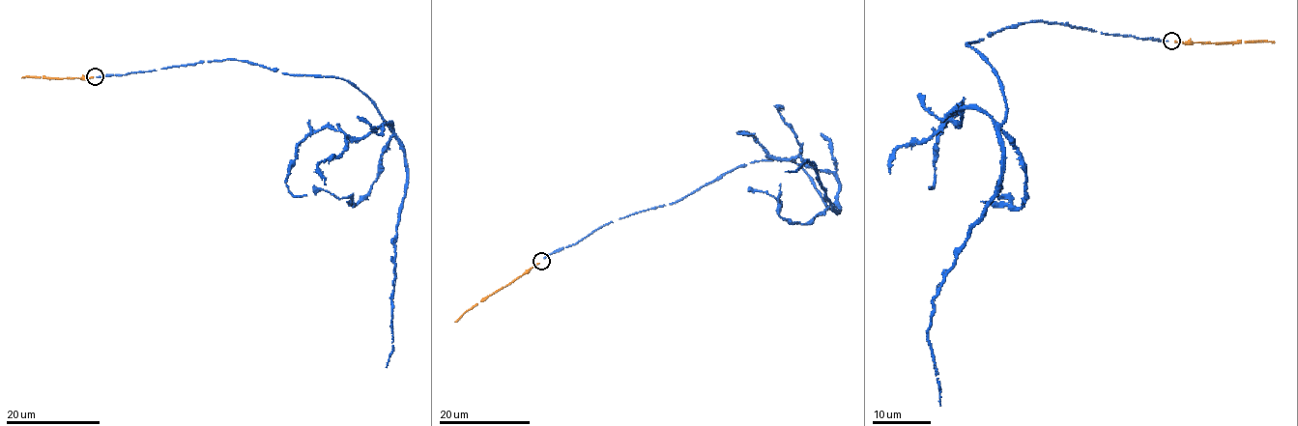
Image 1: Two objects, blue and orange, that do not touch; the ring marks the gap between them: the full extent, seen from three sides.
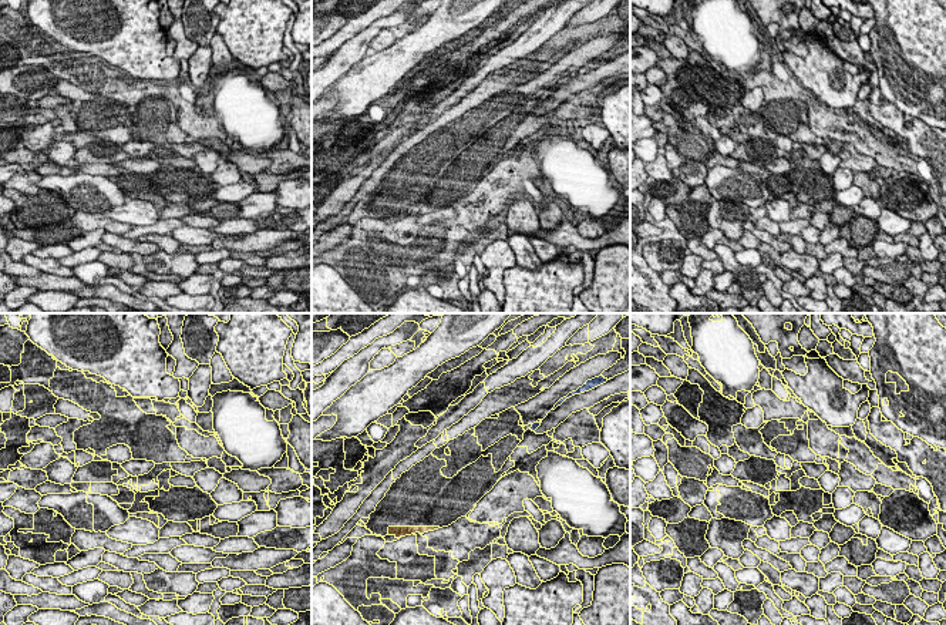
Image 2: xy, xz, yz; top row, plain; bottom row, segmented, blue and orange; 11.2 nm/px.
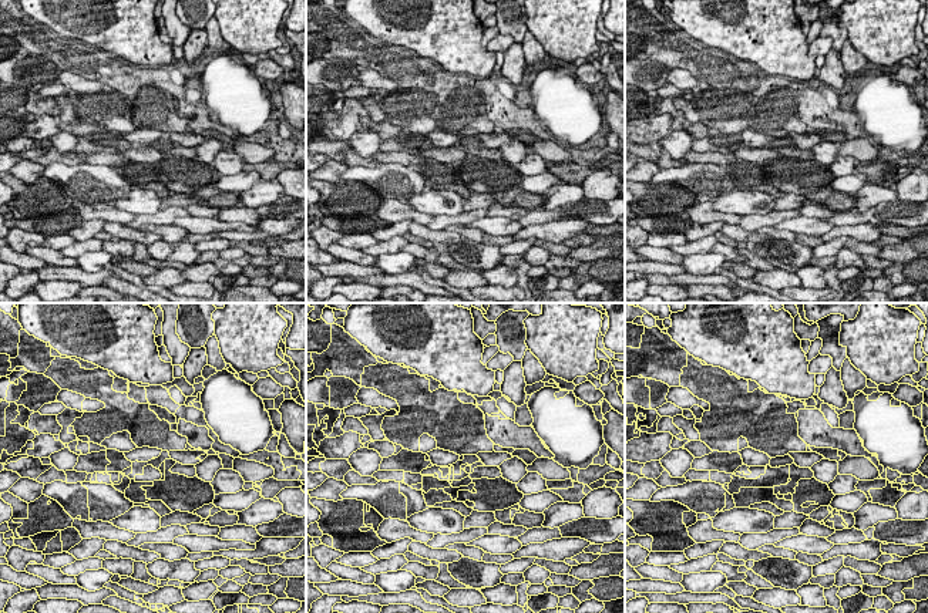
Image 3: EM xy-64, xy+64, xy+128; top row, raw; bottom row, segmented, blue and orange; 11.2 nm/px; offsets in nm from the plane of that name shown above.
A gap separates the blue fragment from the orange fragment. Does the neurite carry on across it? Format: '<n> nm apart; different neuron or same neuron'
1500 nm apart; same neuron

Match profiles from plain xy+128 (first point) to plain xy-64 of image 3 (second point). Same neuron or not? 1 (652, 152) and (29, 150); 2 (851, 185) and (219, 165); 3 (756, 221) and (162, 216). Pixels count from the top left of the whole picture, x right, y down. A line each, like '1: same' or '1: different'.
1: same
2: different
3: same

